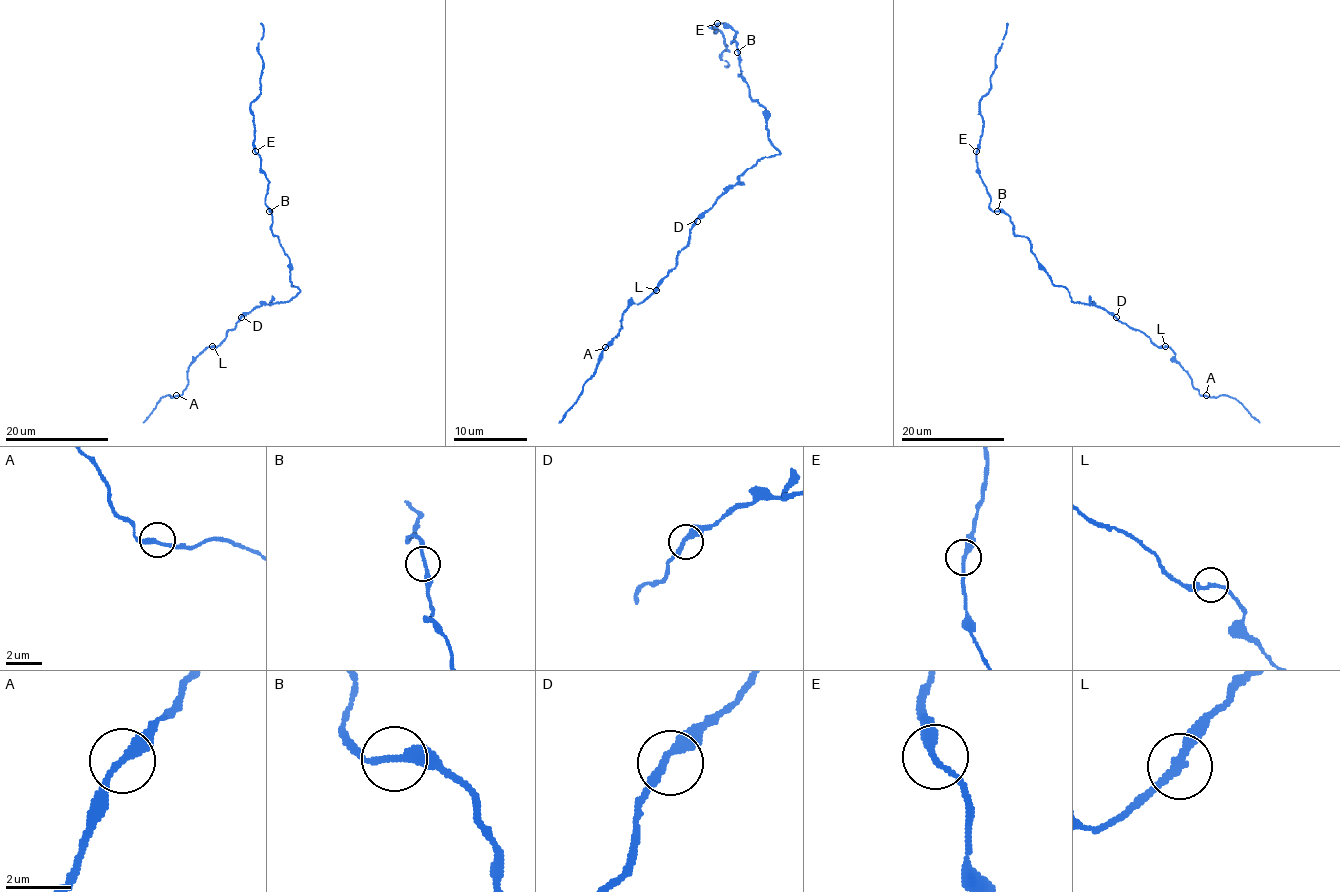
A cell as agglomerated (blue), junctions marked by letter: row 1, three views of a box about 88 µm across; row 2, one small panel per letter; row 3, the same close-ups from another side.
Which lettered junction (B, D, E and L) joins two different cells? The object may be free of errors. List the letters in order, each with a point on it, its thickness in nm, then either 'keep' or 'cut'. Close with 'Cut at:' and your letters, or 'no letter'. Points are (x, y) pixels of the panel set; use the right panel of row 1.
B: place (997, 211); calibre 240 nm; keep
D: place (1116, 317); calibre 240 nm; keep
E: place (976, 151); calibre 260 nm; keep
L: place (1165, 346); calibre 240 nm; keep
Cut at: no letter

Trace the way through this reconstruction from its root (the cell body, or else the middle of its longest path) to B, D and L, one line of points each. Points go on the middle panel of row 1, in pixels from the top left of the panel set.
B: (767, 129), (767, 111), (748, 93), (746, 82), (739, 74), (737, 52)
D: (767, 129), (768, 140), (779, 153), (759, 158), (697, 221)
L: (767, 129), (768, 140), (779, 153), (759, 158), (691, 226), (688, 244), (657, 290)

